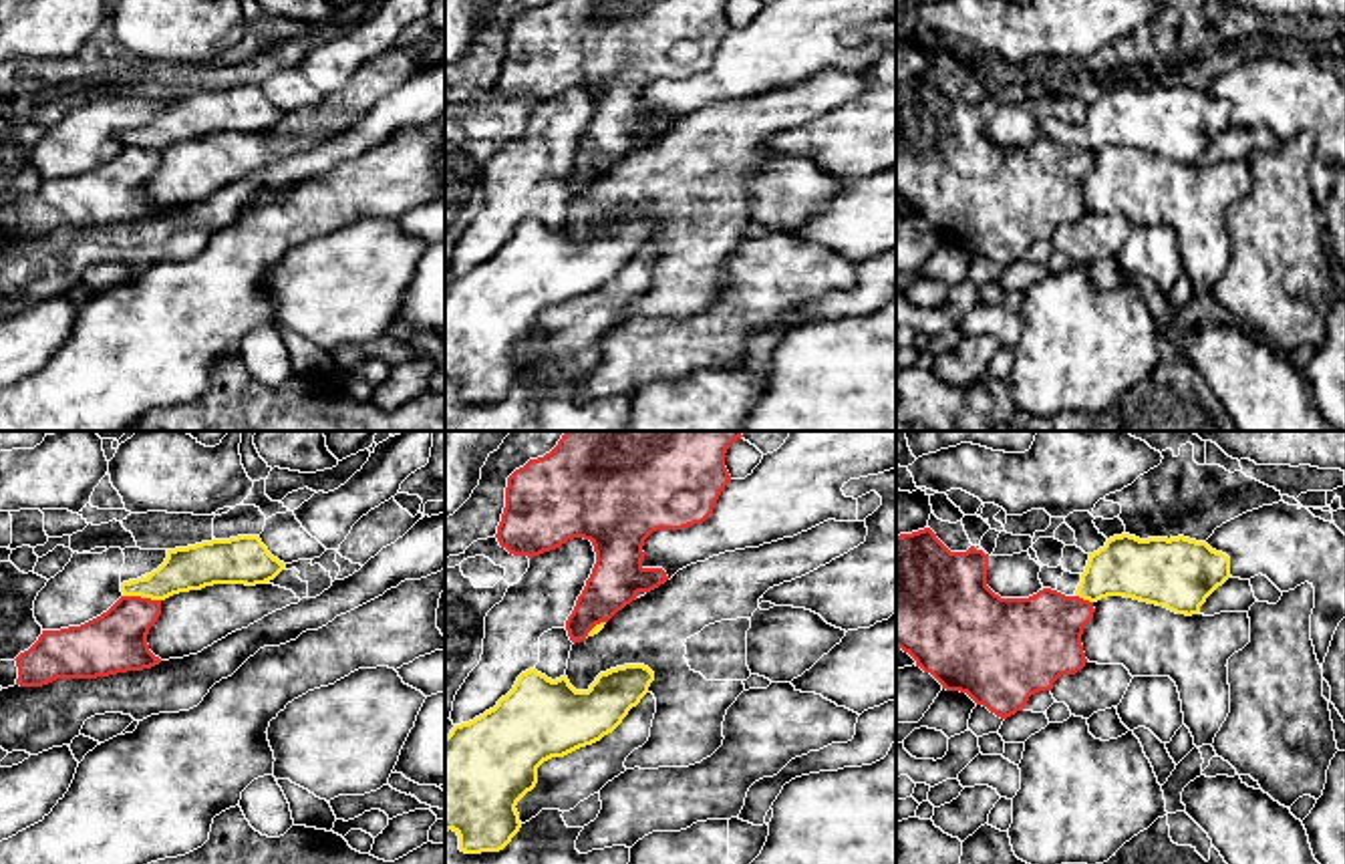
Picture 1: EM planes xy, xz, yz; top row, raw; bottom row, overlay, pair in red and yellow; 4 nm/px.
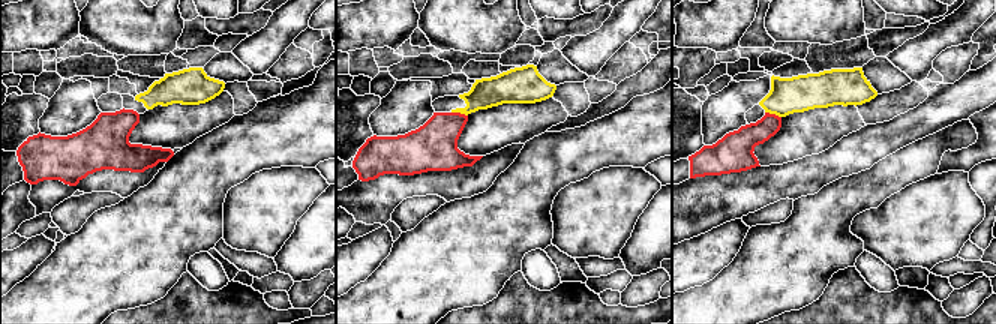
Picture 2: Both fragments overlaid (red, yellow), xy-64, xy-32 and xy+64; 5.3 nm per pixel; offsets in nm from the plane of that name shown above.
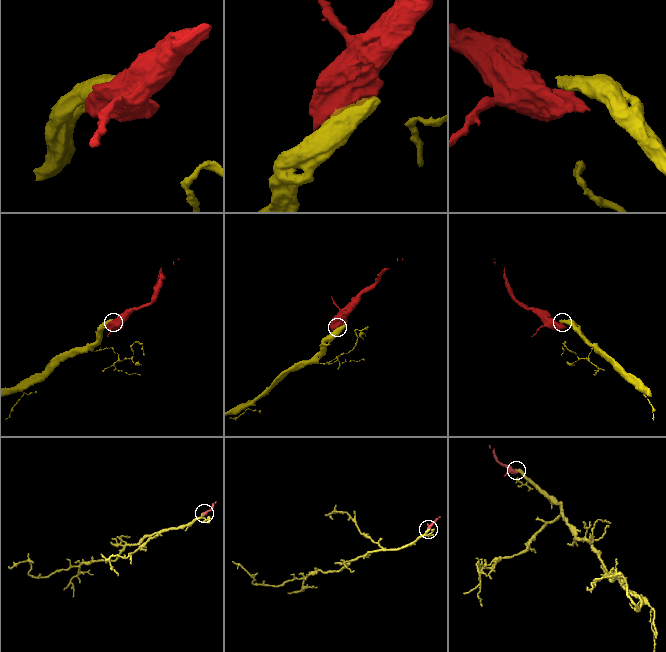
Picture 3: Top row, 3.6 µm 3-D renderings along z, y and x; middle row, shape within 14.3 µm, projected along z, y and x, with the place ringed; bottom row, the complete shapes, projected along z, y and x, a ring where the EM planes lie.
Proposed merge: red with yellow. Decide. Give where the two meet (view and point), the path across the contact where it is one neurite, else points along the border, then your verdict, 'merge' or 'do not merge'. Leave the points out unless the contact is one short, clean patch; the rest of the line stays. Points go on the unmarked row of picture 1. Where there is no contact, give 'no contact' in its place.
contact xy (139, 146); border xy (123, 144), (160, 150); do not merge

